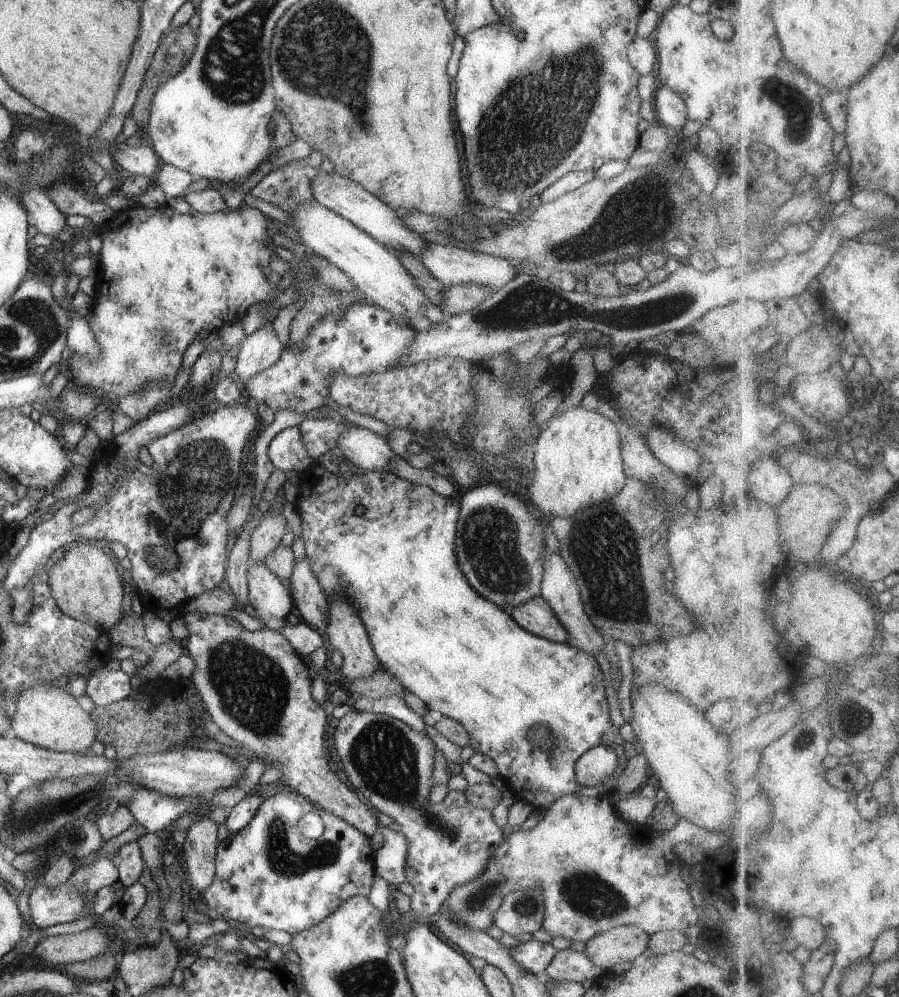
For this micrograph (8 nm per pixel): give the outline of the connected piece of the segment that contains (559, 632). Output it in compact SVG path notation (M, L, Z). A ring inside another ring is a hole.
M539 595L524 604L514 606L511 618L529 634L554 643L569 643L568 630L560 624L558 616Z

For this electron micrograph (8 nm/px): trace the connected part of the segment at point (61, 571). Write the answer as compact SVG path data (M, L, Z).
M85 540L66 547L65 555L48 572L48 584L57 608L69 618L98 624L109 632L122 618L124 582L116 570L116 562L102 548Z

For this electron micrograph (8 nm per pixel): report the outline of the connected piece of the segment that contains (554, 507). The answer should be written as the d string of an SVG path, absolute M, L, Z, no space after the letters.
M582 404L567 408L557 416L552 416L550 421L547 428L538 436L534 446L534 458L532 458L534 472L531 473L532 484L528 488L532 504L545 514L546 518L550 516L572 518L580 510L608 502L619 494L626 485L627 477L620 452L618 425L596 410L587 410Z

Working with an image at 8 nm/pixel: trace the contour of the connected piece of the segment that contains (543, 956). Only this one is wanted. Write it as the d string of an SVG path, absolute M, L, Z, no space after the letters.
M532 939L526 943L520 943L514 948L508 949L512 960L526 968L526 972L542 977L546 966L554 960L554 956L558 954L558 950L550 943L538 942Z

